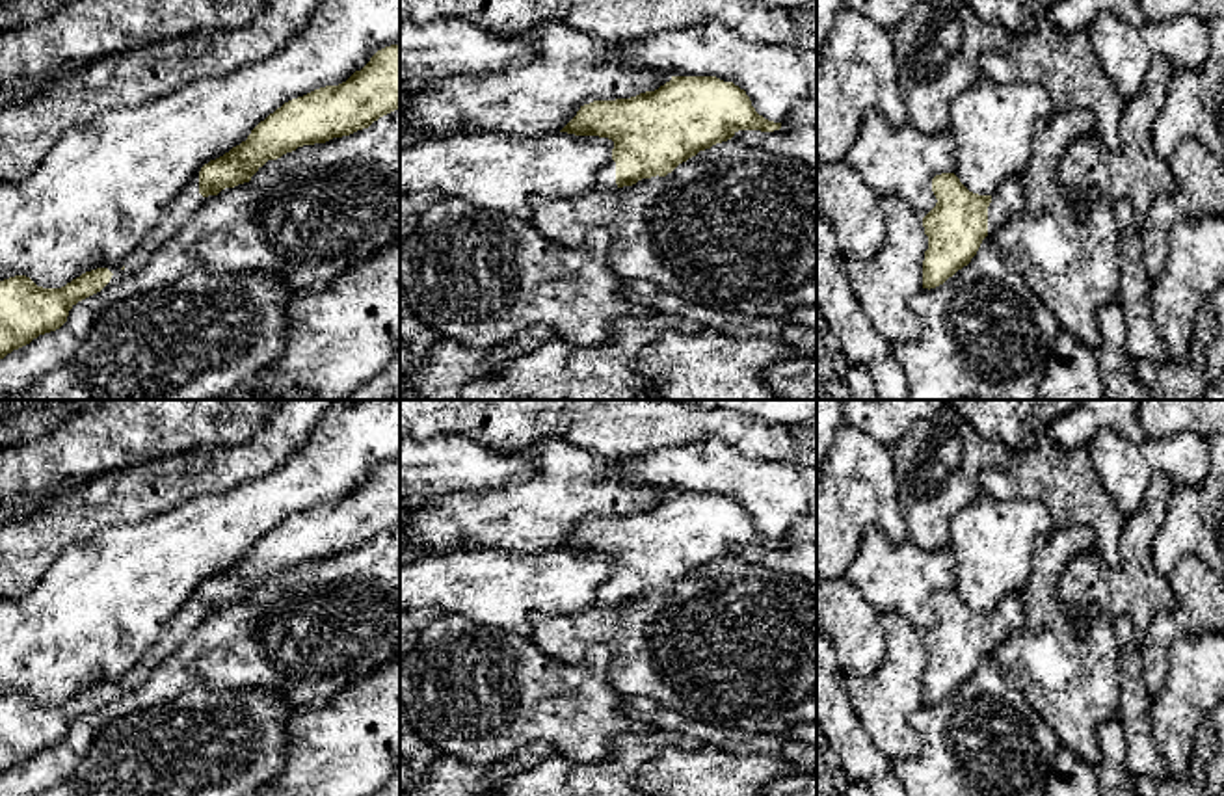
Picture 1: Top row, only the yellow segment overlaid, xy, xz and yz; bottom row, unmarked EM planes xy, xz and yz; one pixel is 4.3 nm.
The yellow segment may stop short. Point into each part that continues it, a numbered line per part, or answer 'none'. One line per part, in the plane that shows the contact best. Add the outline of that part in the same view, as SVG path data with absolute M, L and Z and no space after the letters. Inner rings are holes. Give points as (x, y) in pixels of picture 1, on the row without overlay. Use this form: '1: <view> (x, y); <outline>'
1: yz (1009, 616); M1019 593L1006 595L993 610L988 623L988 653L1008 640L1010 634L1025 625L1025 608Z

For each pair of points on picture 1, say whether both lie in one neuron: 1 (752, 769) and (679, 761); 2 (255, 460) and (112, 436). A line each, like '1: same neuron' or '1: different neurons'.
1: same neuron
2: different neurons

